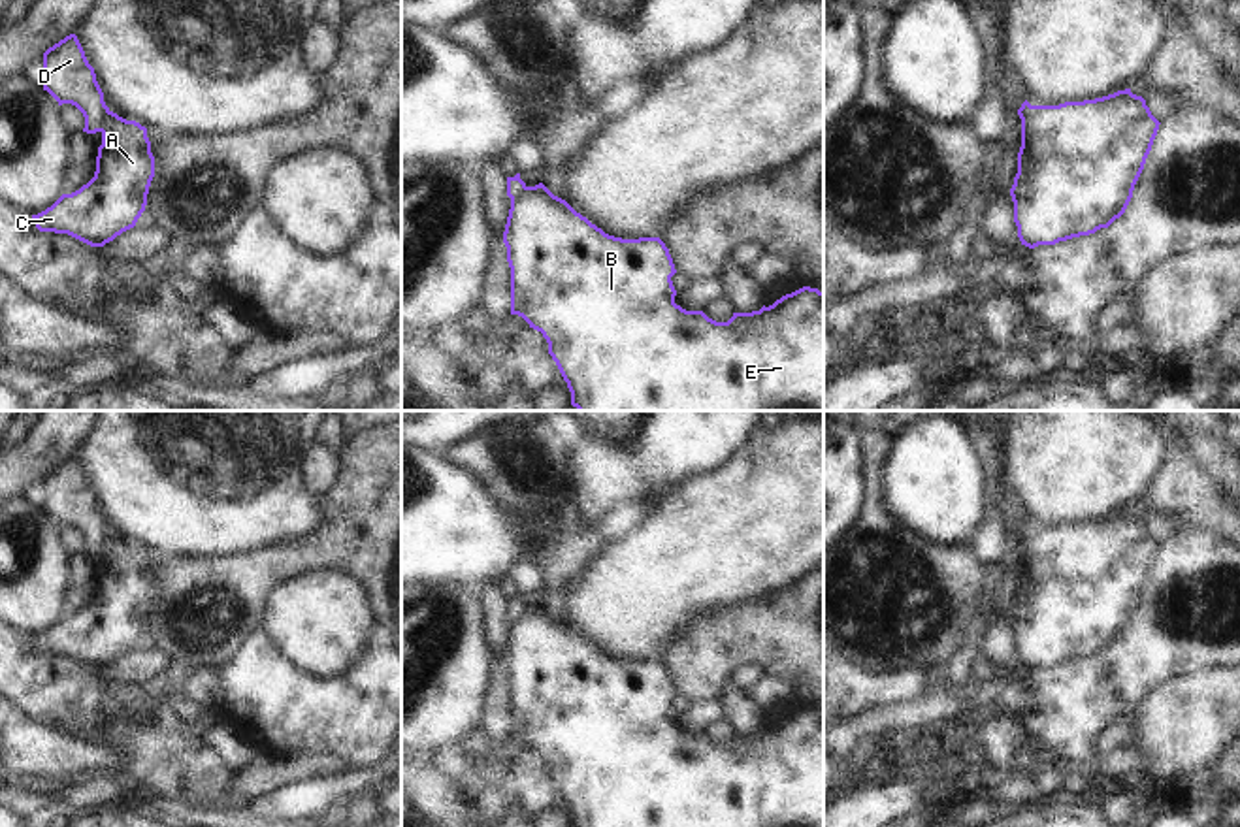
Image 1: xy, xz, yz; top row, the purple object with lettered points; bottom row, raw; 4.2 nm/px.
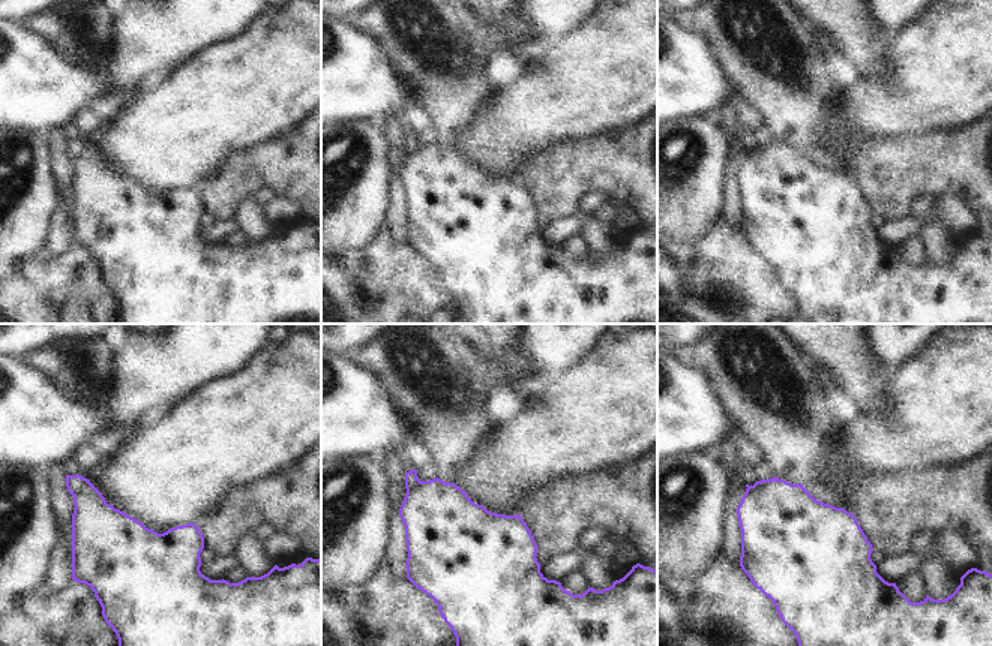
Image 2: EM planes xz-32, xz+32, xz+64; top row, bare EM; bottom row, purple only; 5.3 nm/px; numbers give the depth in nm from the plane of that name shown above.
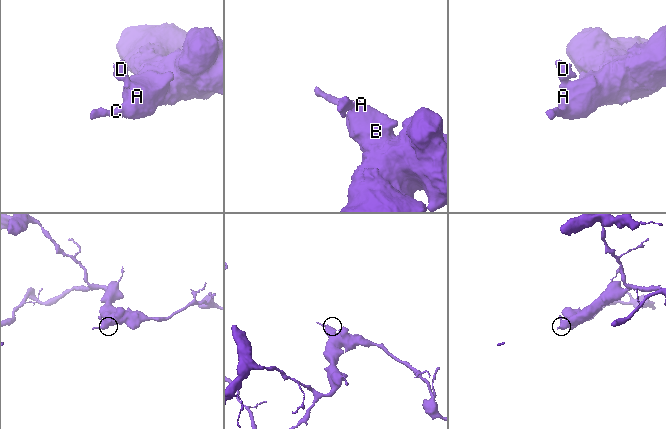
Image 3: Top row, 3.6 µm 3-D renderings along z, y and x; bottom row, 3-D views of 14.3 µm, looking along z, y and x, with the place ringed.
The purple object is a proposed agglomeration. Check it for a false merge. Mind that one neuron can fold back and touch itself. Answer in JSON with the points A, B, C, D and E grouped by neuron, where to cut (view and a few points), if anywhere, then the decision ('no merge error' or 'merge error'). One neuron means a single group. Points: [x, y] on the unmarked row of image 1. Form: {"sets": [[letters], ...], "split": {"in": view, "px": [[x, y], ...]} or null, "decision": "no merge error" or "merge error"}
{"sets": [["A", "B", "C", "E"], ["D"]], "split": {"in": "xy", "px": [[110, 534], [100, 552]]}, "decision": "merge error"}

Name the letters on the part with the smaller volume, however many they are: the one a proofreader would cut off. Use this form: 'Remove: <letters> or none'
Remove: D

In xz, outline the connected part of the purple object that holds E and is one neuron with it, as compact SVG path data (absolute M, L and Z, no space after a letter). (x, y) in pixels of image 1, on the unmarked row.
M543 605L528 608L511 622L503 665L511 689L511 737L522 738L530 750L543 755L548 776L571 814L571 827L824 827L824 714L818 710L803 708L759 733L733 735L727 744L716 744L703 733L686 733L675 725L677 712L671 699L677 691L660 659L622 661L609 657Z

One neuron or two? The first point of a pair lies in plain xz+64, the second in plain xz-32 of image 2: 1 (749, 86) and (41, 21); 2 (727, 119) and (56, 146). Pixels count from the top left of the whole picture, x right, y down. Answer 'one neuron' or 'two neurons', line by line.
1: one neuron
2: one neuron

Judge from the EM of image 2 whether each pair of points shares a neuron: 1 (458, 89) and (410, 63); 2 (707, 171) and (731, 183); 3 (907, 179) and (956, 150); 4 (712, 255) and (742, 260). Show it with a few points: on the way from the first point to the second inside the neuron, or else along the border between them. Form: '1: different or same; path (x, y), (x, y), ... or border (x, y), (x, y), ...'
1: same; path (446, 84), (434, 72), (422, 71)
2: different; border (730, 153), (725, 162), (722, 215)
3: same; path (919, 167), (922, 164), (944, 162)
4: same; path (719, 260), (734, 260)

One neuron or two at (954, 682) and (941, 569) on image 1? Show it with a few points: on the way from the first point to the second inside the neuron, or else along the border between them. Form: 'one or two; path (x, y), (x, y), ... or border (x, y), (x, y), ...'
two; border (977, 620), (969, 628), (965, 643), (943, 665)

